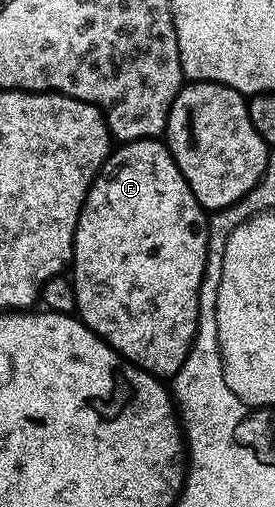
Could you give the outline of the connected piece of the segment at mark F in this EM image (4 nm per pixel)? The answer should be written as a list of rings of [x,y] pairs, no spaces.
[[[162,139],[129,140],[120,143],[108,156],[101,170],[95,175],[95,181],[87,192],[83,209],[75,231],[75,255],[73,257],[73,283],[77,298],[77,315],[87,327],[94,330],[114,352],[124,356],[130,364],[144,368],[152,376],[173,378],[187,361],[191,345],[195,342],[195,332],[199,328],[199,291],[203,285],[203,276],[207,272],[207,234],[209,231],[208,213],[199,205],[189,182],[181,174],[171,149]]]

